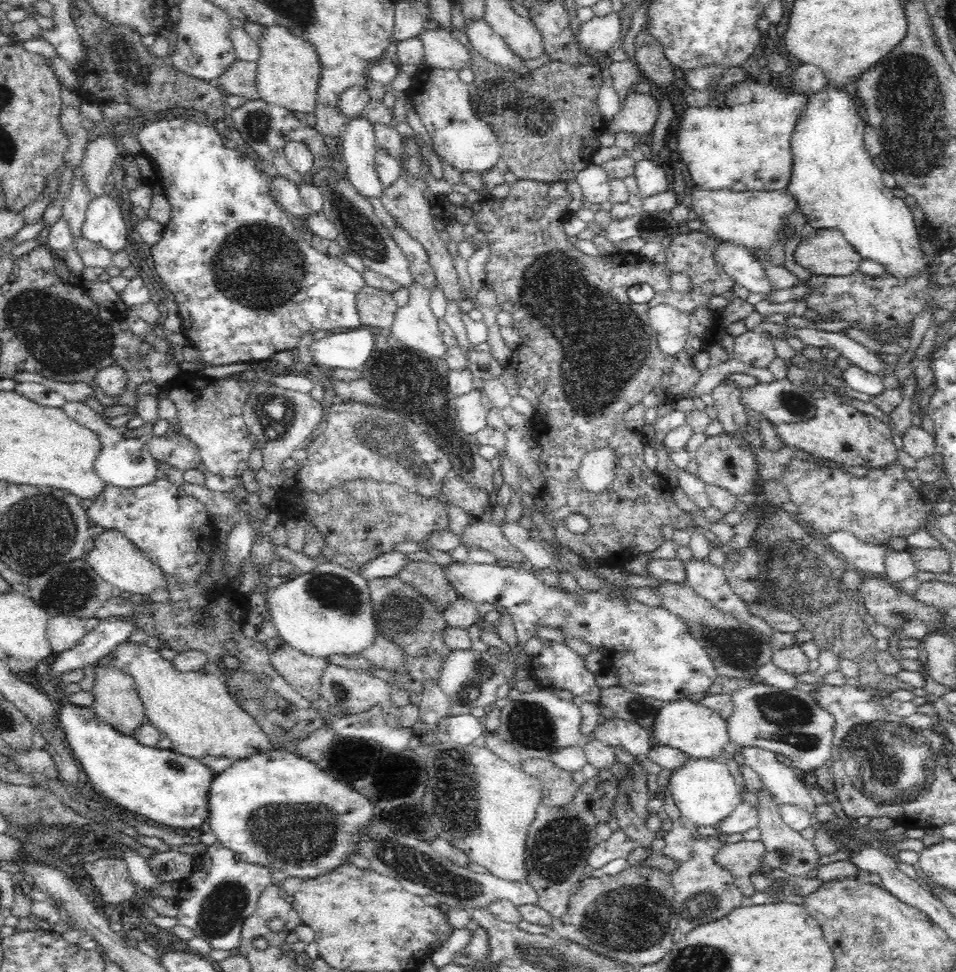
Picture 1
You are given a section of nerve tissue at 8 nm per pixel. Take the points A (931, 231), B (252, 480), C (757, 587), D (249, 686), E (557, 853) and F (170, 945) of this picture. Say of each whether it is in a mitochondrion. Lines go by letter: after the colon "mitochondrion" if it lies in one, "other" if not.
A: other
B: other
C: mitochondrion
D: mitochondrion
E: mitochondrion
F: other

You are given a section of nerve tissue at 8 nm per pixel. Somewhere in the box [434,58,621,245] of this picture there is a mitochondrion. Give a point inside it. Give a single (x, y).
(484, 99)

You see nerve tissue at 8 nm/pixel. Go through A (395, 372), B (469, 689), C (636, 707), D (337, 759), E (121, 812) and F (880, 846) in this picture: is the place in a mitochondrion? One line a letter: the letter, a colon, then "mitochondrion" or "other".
A: mitochondrion
B: mitochondrion
C: mitochondrion
D: other
E: other
F: other

